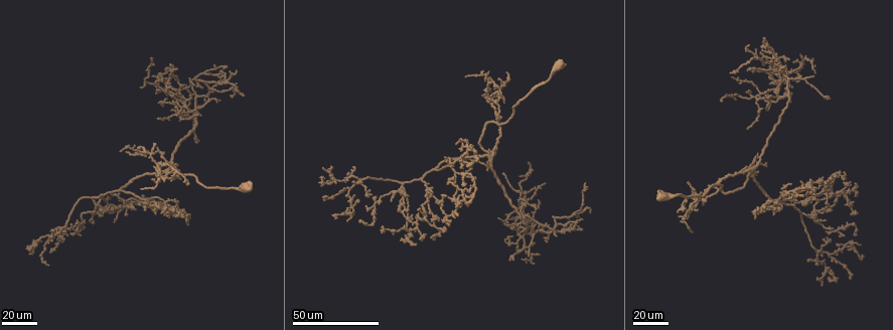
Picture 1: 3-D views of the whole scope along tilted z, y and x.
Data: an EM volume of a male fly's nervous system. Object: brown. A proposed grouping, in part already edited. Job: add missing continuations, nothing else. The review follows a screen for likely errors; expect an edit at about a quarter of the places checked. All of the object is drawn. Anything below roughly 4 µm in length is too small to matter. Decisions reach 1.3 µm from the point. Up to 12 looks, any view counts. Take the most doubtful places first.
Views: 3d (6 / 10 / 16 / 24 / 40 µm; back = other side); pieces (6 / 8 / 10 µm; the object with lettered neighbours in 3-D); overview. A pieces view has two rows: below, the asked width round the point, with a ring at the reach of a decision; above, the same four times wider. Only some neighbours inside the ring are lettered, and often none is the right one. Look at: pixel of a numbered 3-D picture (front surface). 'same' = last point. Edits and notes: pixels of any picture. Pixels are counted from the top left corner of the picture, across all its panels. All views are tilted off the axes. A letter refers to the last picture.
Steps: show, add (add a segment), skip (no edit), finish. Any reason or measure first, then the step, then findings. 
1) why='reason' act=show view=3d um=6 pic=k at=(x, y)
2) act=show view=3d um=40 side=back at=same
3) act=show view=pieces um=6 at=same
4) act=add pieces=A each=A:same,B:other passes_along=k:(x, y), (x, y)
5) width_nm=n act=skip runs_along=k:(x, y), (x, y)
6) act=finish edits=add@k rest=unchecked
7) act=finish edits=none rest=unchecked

why='free end' act=show view=3d um=24 pic=1 at=(36, 244)

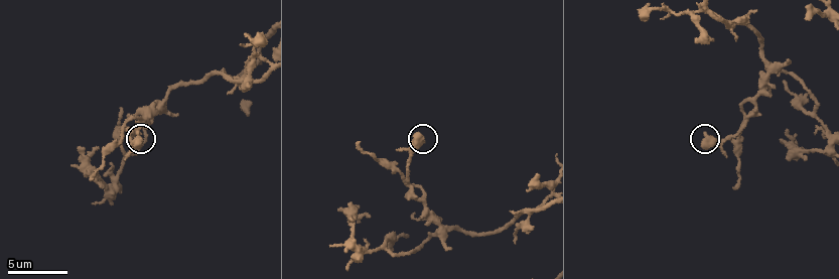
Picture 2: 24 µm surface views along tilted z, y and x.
why='see the neighbours' act=show view=pieces um=6 pic=2 at=(703, 148)

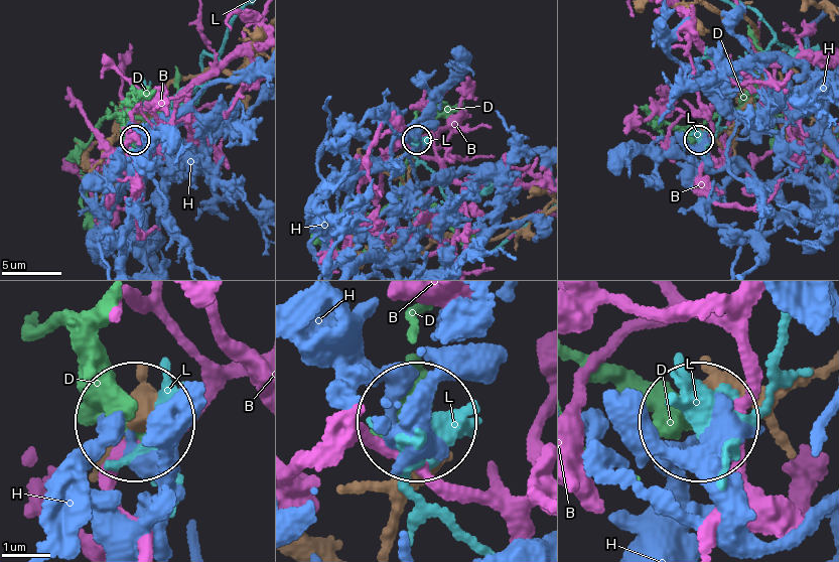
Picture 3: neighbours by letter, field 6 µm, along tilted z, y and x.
act=skip each=B:other,D:other,H:other,L:other found='none of them fits'

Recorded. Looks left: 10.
why='thin end' act=show view=3d um=40 pic=1 at=(774, 208)

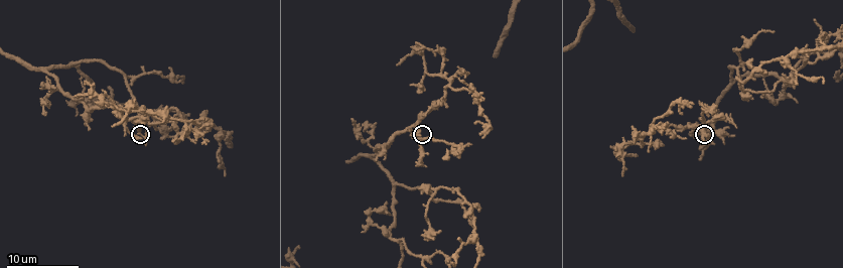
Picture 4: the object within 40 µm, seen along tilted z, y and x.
why='see the neighbours' act=show view=pieces um=8 pic=4 at=(421, 135)

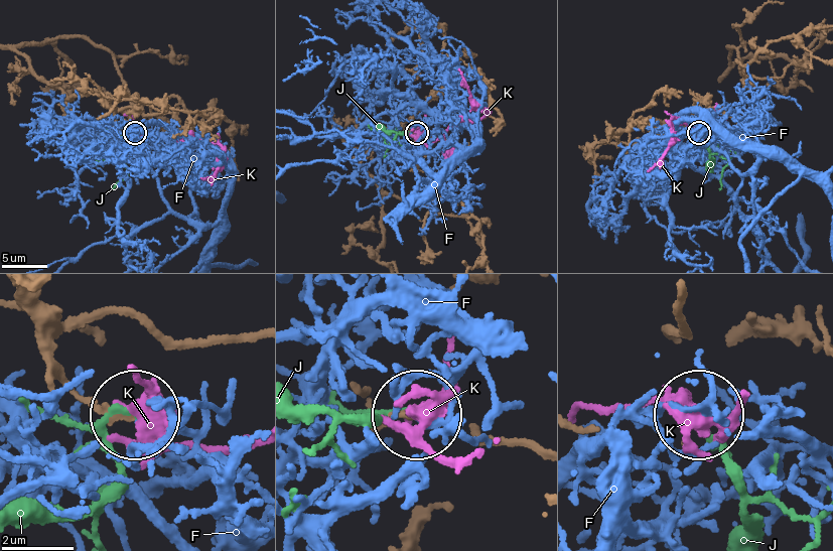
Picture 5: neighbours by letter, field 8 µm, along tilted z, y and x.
act=skip each=F:other,J:other,K:other runs_along=5:(17, 293), (61, 376), (133, 417) found='none of them fits'

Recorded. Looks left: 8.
why='thin end' act=show view=3d um=24 pic=1 at=(142, 151)

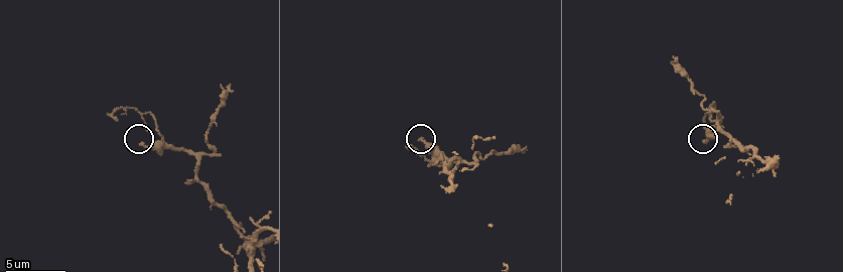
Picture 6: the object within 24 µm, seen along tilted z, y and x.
why='what lies round it' act=show view=pieces um=6 pic=6 at=(141, 143)

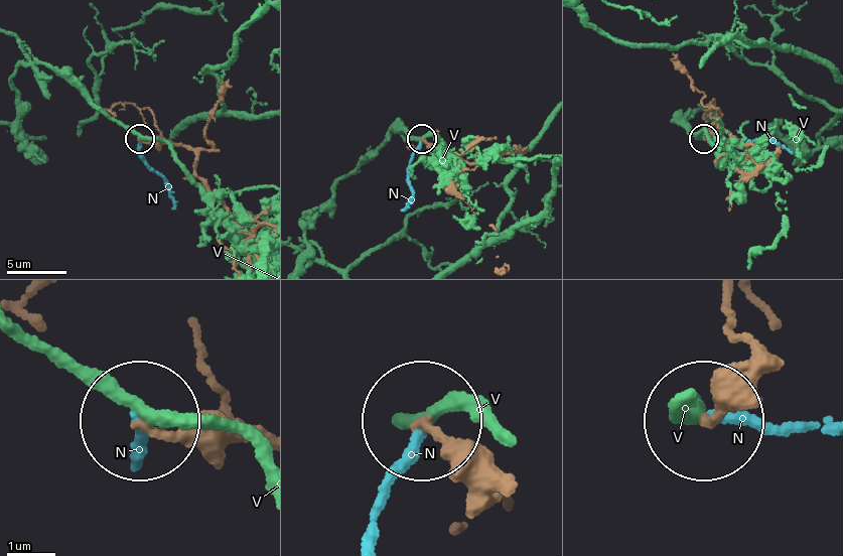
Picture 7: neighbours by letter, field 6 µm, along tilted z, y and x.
width_nm=180 act=skip each=N:other,V:other found='no lettered segment goes on from it'

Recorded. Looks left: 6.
why='tapers out' act=show view=3d um=24 pic=1 at=(848, 222)

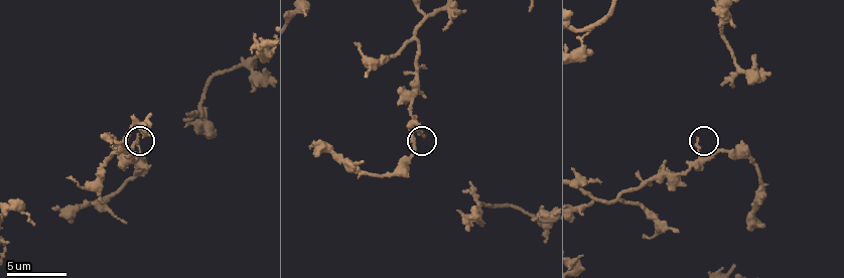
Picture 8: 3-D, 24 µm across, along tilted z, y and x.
act=show view=pieces um=8 pic=8 at=(697, 139)

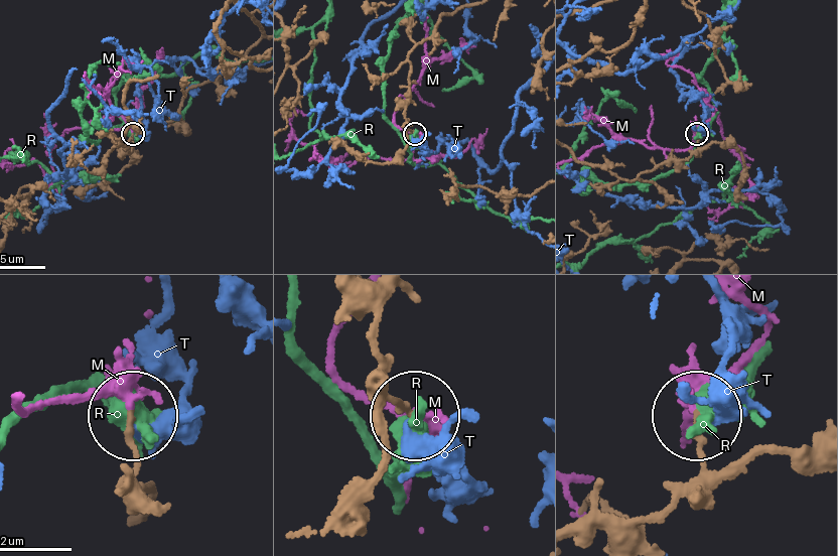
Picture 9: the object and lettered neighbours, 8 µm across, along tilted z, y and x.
act=skip each=M:other,R:other,T:other runs_along=9:(573, 153), (631, 179), (686, 158), (698, 145), (697, 134) found='none of them fits'

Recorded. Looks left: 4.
why='branch stops here' act=show view=3d um=10 pic=8 at=(366, 73)

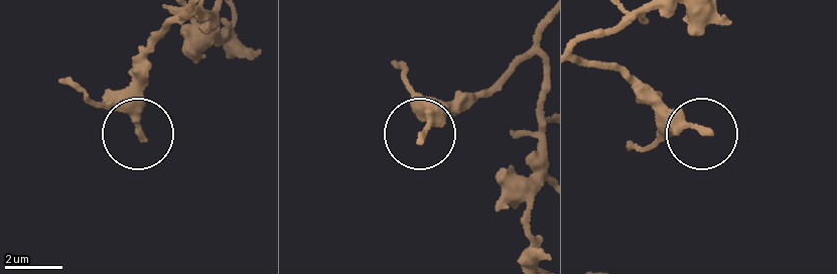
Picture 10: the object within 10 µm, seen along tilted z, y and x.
act=show view=pieces um=10 pic=10 at=(704, 132)

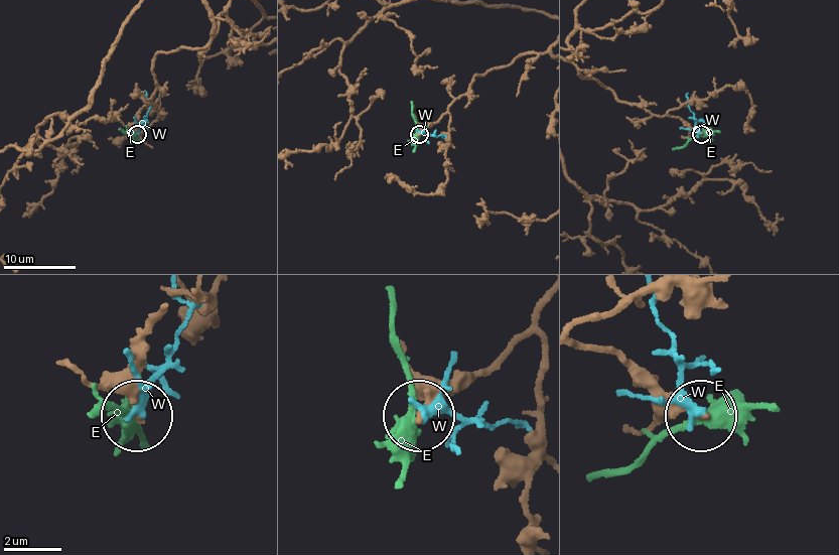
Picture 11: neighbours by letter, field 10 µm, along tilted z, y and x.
act=skip each=E:other,W:other runs_along=11:(543, 302), (501, 360), (422, 413) found='no lettered segment goes on from it'

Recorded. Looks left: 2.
why='an open end' act=show view=3d um=40 pic=1 at=(435, 235)

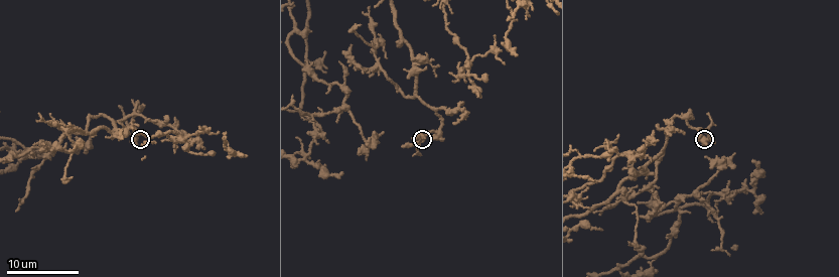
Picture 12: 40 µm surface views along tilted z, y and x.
act=show view=pieces um=6 pic=12 at=(417, 137)

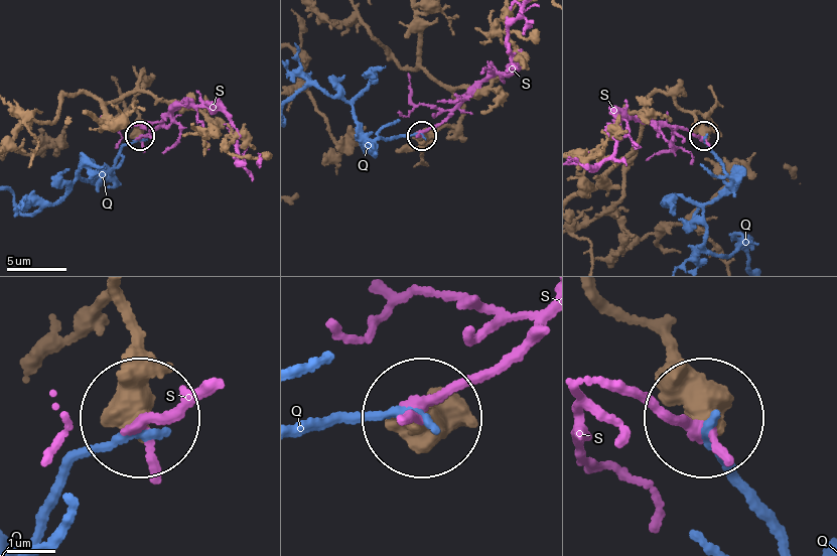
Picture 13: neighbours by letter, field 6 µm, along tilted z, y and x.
act=skip each=Q:other,S:other runs_along=13:(658, 336), (676, 386), (702, 409) found='no lettered segment goes on from it'

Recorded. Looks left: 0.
act=finish edits=none rest=unchecked

